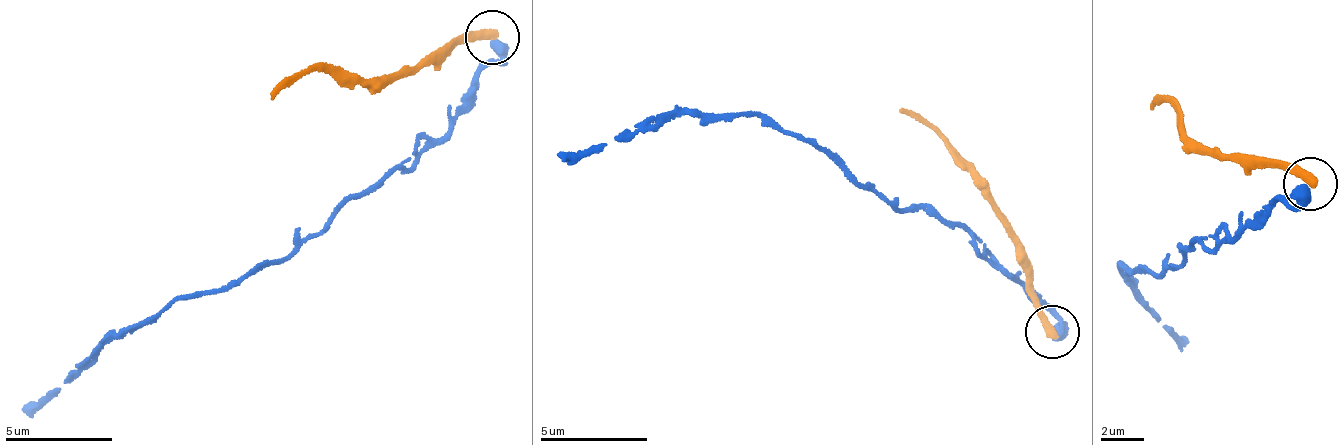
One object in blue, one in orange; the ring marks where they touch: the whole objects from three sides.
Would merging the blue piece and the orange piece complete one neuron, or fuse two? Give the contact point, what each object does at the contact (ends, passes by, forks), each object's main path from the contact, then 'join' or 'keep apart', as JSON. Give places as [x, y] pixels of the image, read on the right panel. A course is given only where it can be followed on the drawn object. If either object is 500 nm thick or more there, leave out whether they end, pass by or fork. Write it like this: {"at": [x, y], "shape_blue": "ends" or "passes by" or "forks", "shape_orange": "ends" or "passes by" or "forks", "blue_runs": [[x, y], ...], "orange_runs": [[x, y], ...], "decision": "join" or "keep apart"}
{"at": [1310, 184], "blue_runs": [[1310, 186], [1277, 200], [1238, 232], [1207, 236], [1175, 269], [1129, 272], [1124, 263], [1142, 306], [1183, 342]], "orange_runs": [[1311, 185], [1282, 168], [1206, 151], [1185, 130], [1165, 96], [1153, 104]], "decision": "keep apart"}

